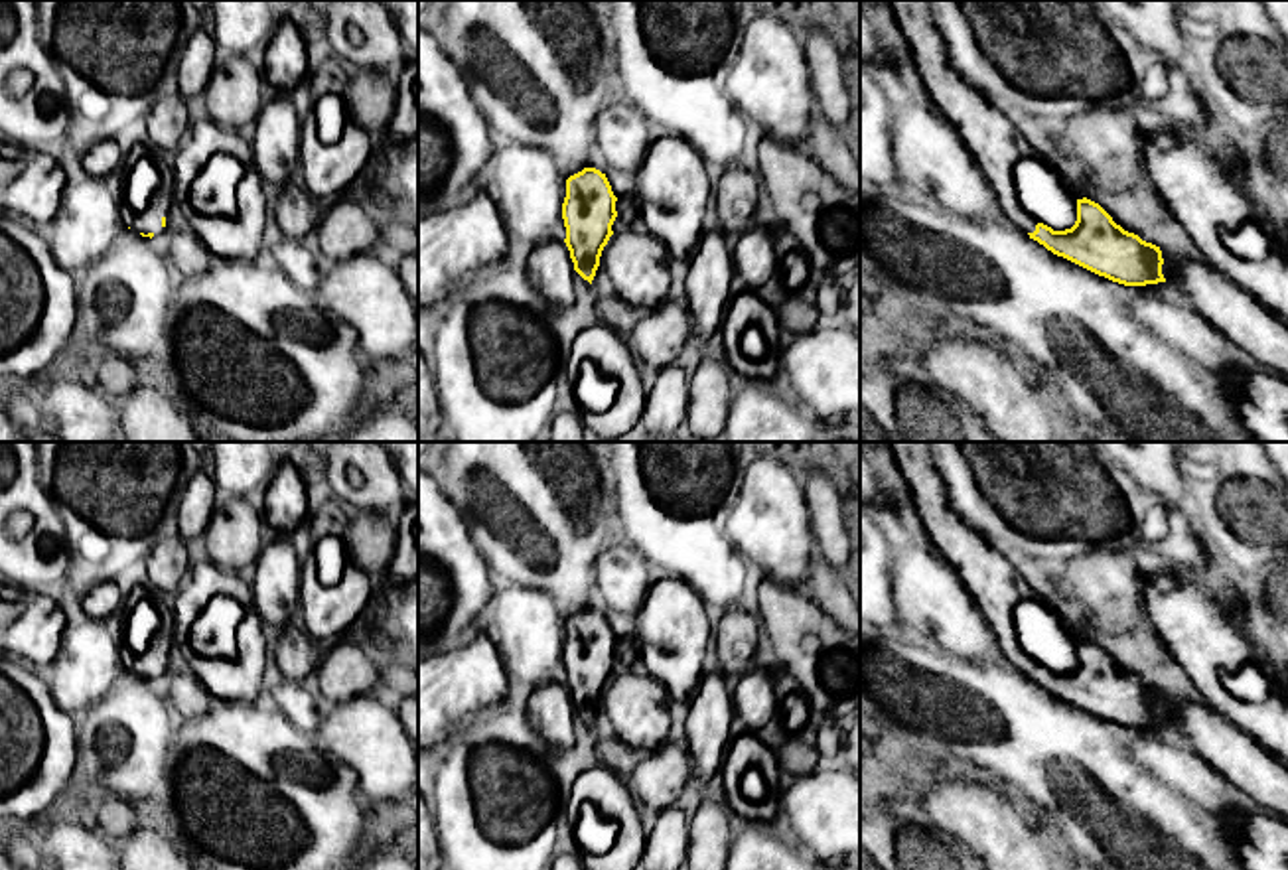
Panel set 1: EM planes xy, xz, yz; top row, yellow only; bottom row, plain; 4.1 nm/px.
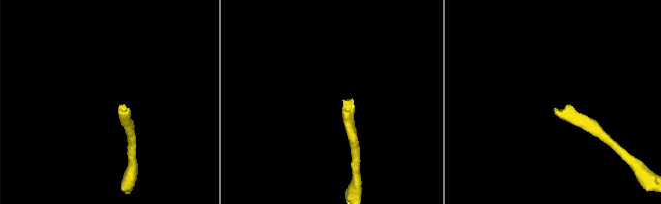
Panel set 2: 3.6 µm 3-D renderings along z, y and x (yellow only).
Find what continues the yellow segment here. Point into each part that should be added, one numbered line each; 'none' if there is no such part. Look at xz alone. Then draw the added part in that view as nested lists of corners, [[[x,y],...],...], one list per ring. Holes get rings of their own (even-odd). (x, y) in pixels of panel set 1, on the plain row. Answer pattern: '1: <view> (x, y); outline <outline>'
none

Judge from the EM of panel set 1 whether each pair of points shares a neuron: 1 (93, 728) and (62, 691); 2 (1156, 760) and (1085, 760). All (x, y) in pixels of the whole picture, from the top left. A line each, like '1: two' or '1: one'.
1: two
2: two

